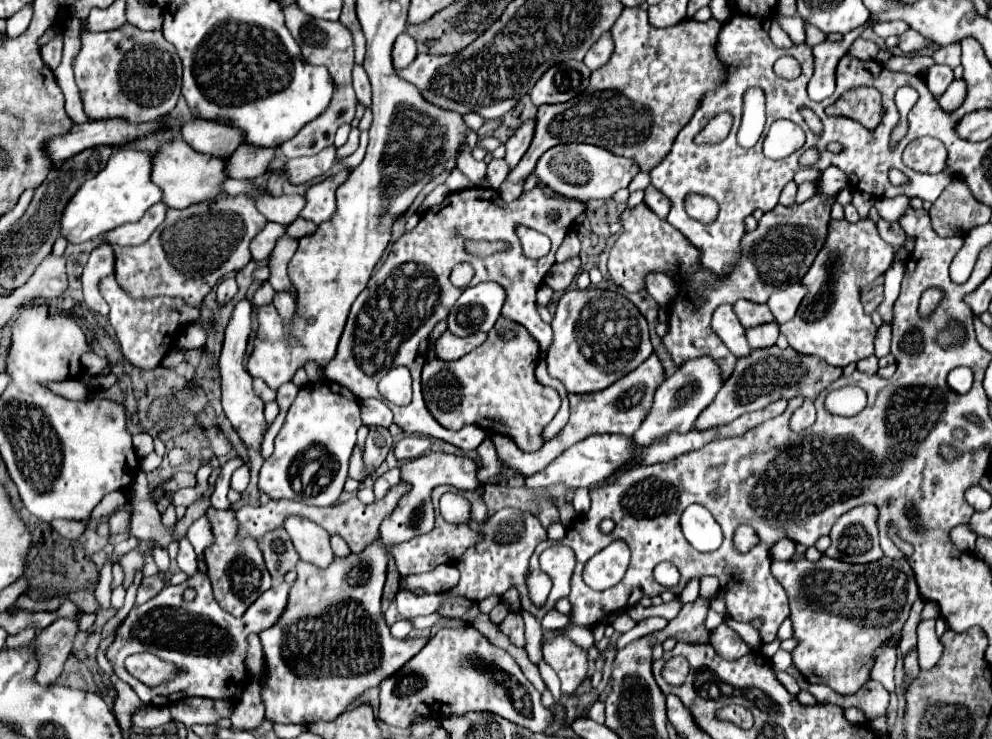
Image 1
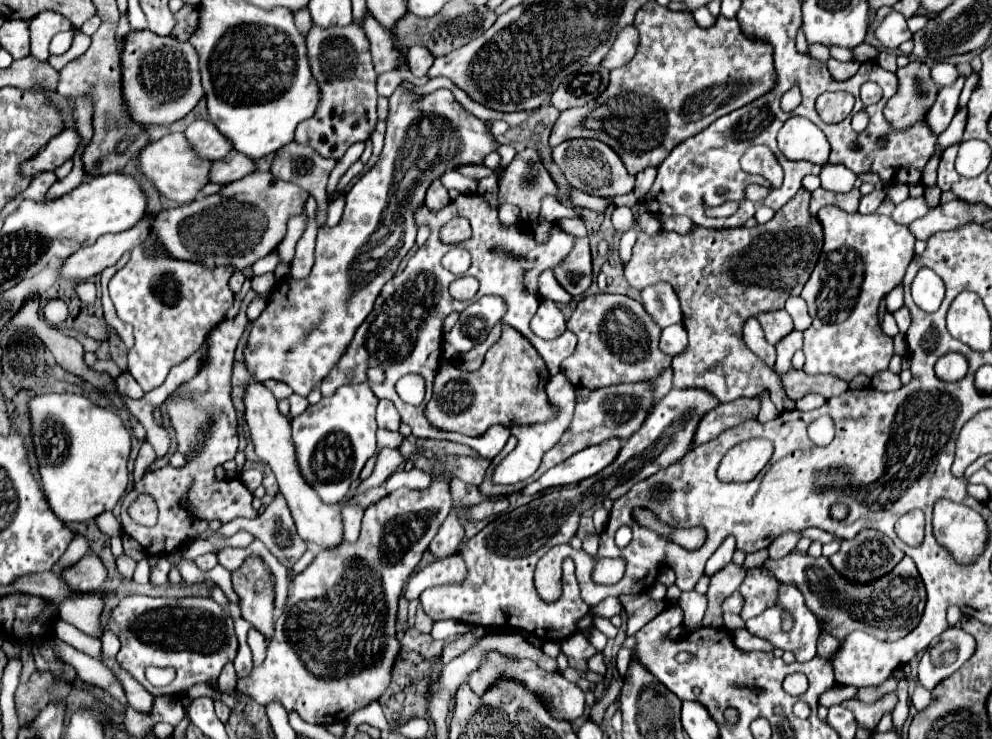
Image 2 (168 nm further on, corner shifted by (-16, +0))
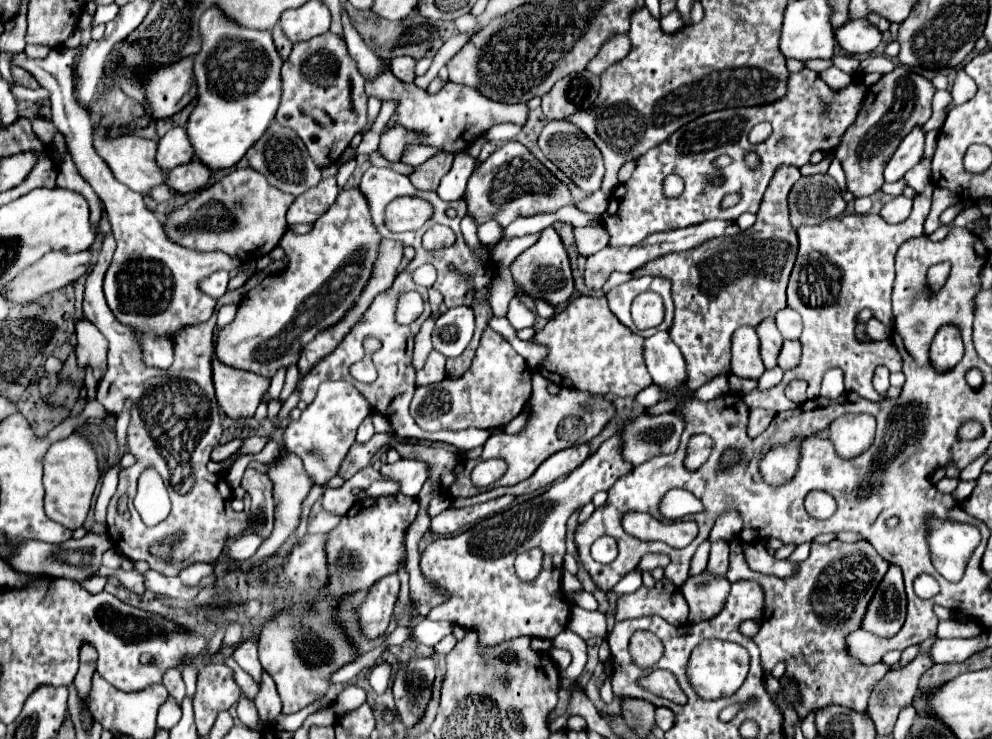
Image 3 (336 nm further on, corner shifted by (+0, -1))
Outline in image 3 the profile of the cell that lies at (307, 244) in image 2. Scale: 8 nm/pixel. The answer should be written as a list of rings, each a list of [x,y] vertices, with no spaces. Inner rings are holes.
[[[322,178],[316,188],[310,188],[308,192],[300,194],[292,206],[288,208],[286,220],[290,226],[300,222],[316,222],[336,200],[338,196],[338,184],[336,178]]]

